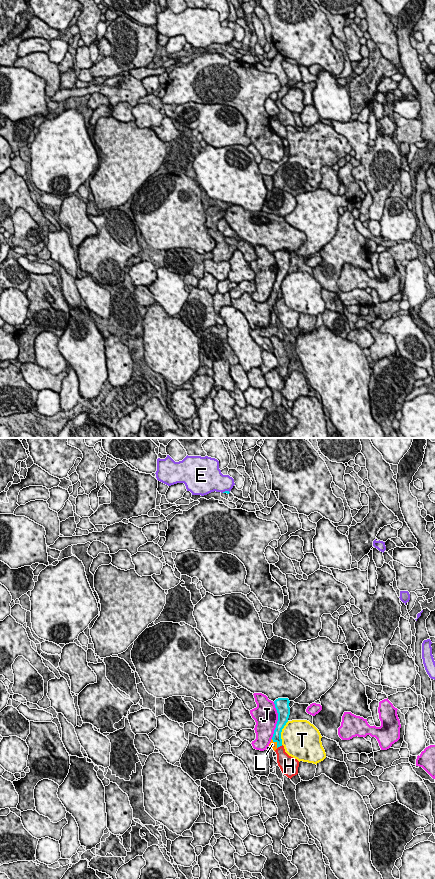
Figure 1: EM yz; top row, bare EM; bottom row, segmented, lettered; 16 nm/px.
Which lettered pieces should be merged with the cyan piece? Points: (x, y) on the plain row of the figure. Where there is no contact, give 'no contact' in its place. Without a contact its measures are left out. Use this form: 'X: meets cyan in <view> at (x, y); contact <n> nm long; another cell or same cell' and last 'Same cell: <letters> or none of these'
E: meets cyan in yz at (225, 43); contact 130 nm long; another cell
H: meets cyan in yz at (279, 298); contact 110 nm long; another cell
J: meets cyan in yz at (278, 272); contact 600 nm long; another cell
L: meets cyan in yz at (277, 295); contact 180 nm long; same cell
T: meets cyan in yz at (280, 285); contact 400 nm long; another cell
Same cell: L

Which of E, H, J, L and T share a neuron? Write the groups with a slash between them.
E / H / J / L / T

